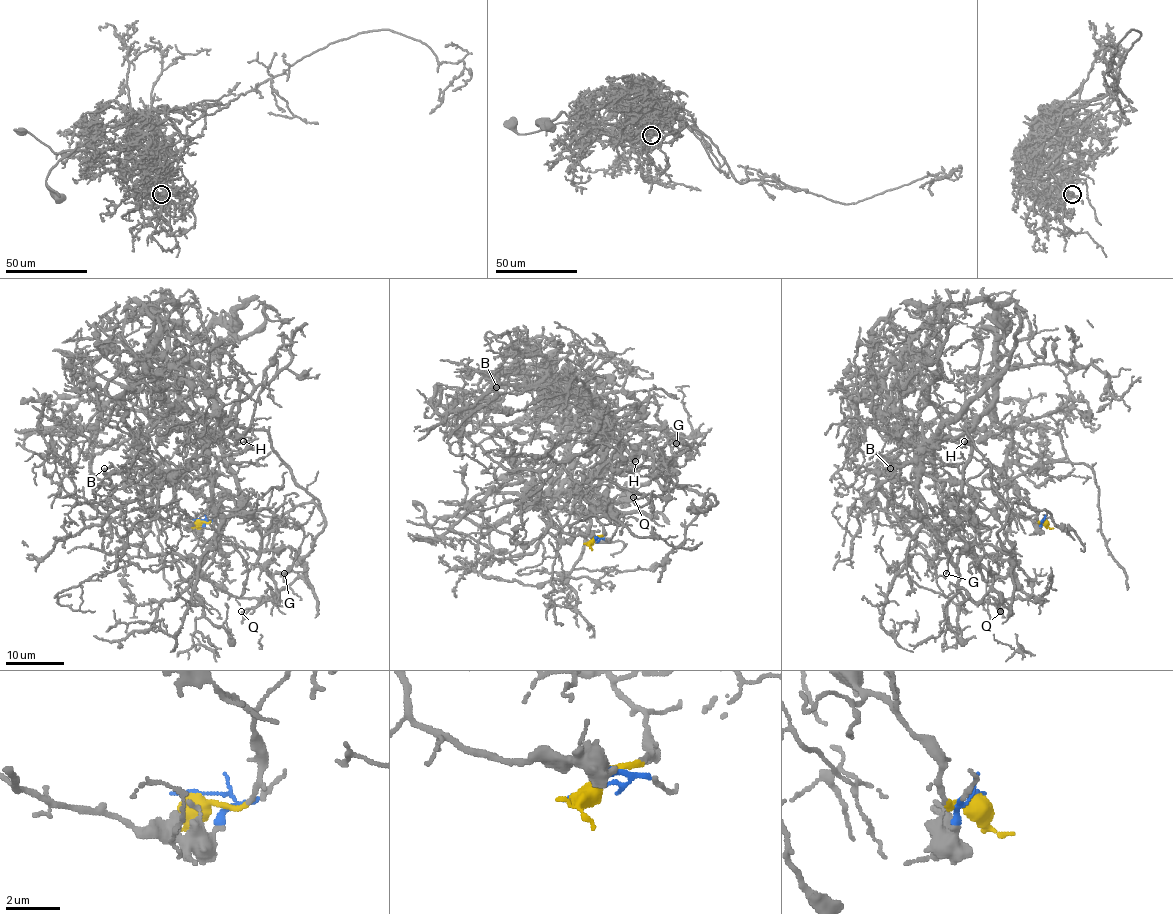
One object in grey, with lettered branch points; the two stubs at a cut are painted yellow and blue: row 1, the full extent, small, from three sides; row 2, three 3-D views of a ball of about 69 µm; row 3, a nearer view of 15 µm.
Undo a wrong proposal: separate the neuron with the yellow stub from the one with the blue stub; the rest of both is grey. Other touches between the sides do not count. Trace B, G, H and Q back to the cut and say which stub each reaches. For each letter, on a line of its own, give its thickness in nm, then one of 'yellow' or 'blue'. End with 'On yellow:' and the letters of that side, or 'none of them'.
B: 110 nm thick; yellow
G: 110 nm thick; yellow
H: 130 nm thick; yellow
Q: 110 nm thick; yellow
On yellow: B, G, H, Q

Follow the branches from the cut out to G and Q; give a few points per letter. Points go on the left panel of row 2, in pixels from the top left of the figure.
G: (198, 520), (211, 504), (157, 485), (144, 457), (143, 438), (184, 406), (263, 547), (296, 553), (285, 574)
Q: (198, 520), (211, 504), (157, 485), (144, 457), (143, 438), (184, 406), (261, 539), (276, 593), (241, 612)

